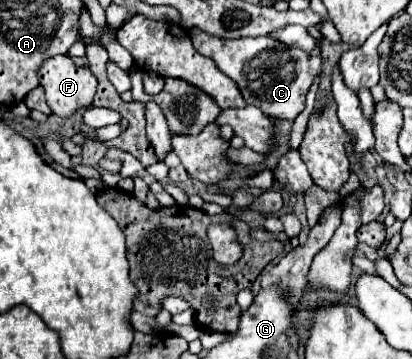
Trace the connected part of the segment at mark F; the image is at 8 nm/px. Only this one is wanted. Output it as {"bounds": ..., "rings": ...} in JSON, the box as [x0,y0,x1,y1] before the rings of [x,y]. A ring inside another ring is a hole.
{"bounds":[39,56,97,118],"rings":[[[69,56],[49,58],[39,70],[39,82],[47,94],[47,104],[51,112],[61,118],[71,118],[79,108],[91,106],[95,90],[97,90],[97,78],[91,74],[91,70],[75,66]]]}

